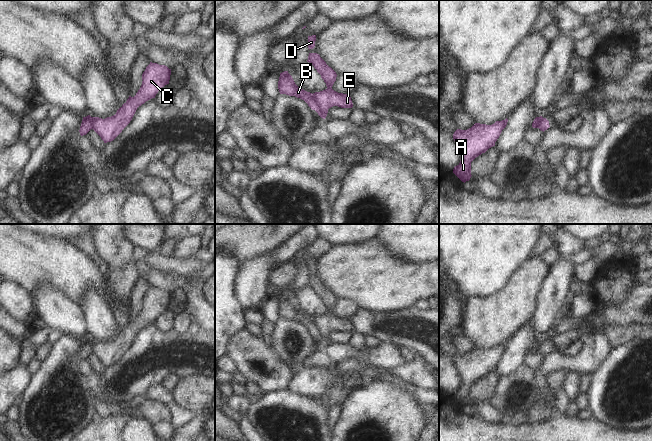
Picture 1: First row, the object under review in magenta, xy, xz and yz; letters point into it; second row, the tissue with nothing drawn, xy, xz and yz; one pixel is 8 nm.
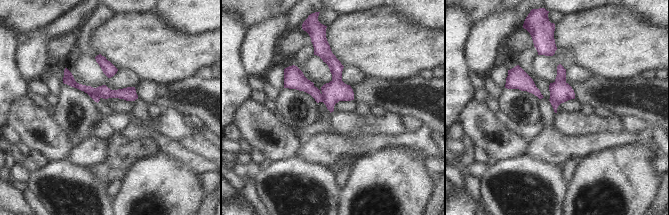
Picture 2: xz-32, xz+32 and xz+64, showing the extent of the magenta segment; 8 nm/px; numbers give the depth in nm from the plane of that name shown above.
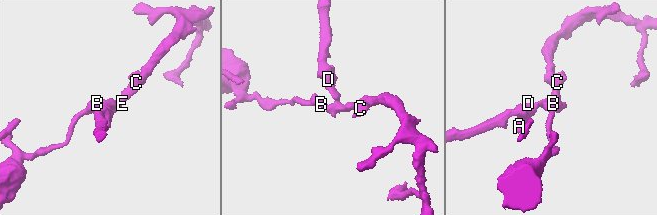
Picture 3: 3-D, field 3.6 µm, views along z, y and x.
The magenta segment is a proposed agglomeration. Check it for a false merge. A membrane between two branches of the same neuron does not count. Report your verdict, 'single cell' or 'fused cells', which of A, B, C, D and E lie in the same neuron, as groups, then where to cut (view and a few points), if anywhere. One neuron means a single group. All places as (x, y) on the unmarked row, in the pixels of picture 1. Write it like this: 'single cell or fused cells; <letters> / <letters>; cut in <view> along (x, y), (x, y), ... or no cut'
fused cells; A C D E / B; cut in xz along (312, 318), (316, 334)

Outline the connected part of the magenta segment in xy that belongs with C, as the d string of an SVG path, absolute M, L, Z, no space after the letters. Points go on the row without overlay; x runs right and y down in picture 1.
M150 286L142 298L142 309L136 319L129 320L113 340L105 343L92 341L92 353L104 367L113 365L130 347L137 332L146 325L155 322L158 315L169 308L170 299L171 293L167 290Z

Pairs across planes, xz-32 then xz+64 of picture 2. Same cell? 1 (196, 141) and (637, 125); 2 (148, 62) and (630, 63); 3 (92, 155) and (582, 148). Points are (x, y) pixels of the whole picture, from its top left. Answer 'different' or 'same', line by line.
1: different
2: same
3: same

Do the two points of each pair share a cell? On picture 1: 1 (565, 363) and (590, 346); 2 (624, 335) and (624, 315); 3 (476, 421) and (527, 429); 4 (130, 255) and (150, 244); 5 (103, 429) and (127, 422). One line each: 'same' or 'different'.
1: same
2: different
3: same
4: different
5: same

